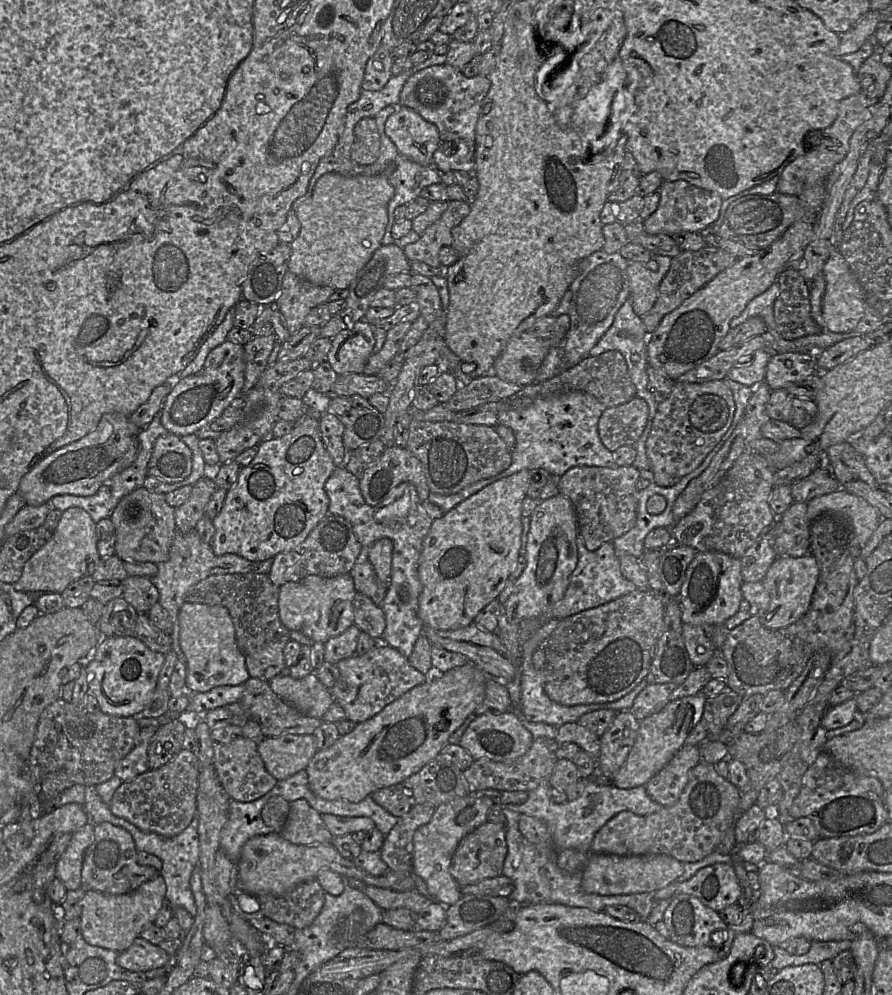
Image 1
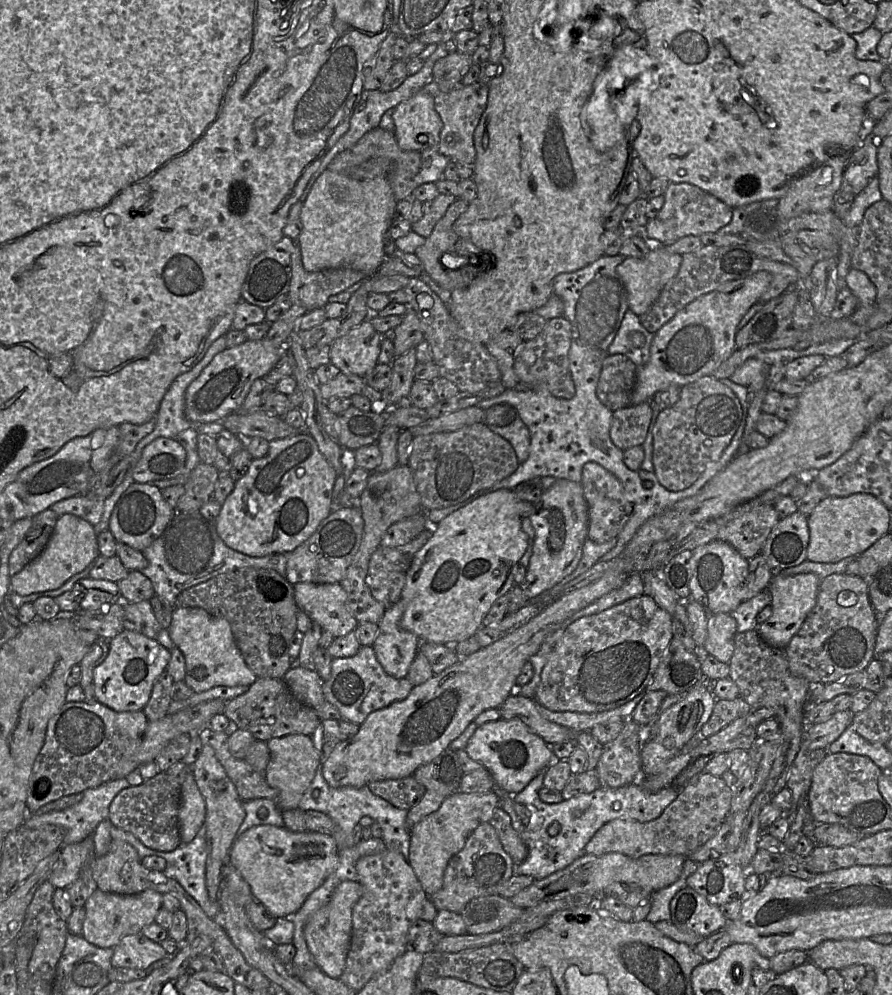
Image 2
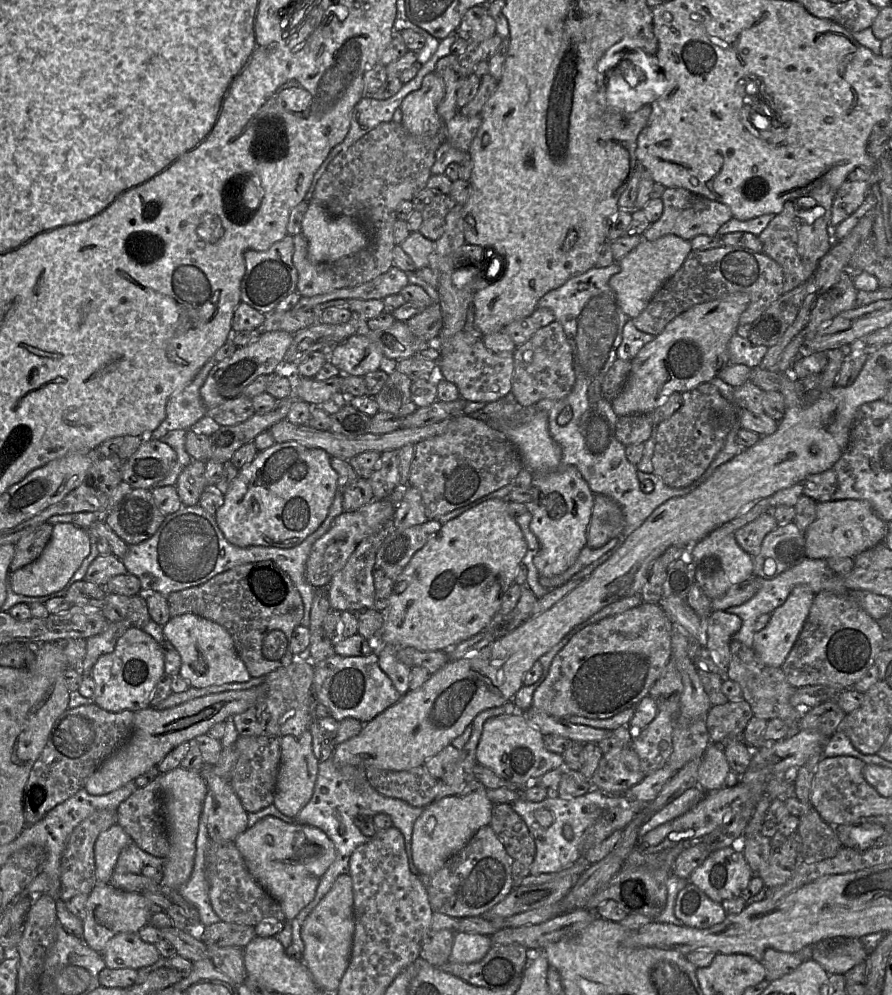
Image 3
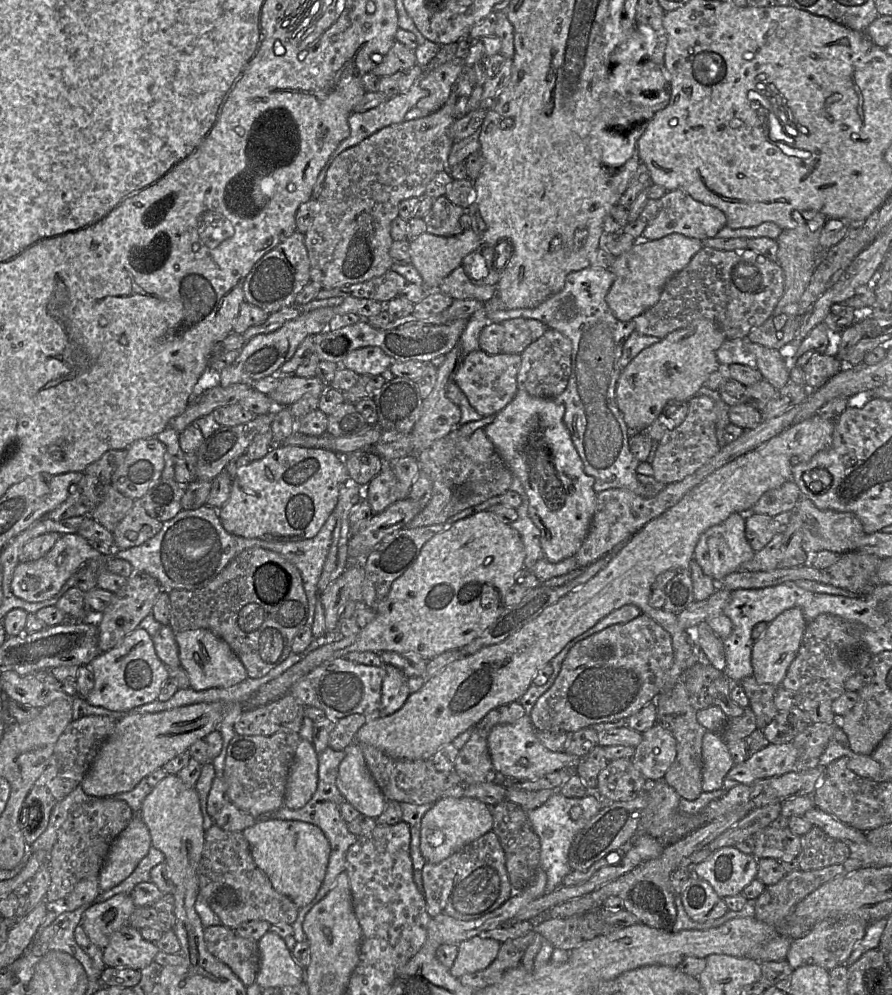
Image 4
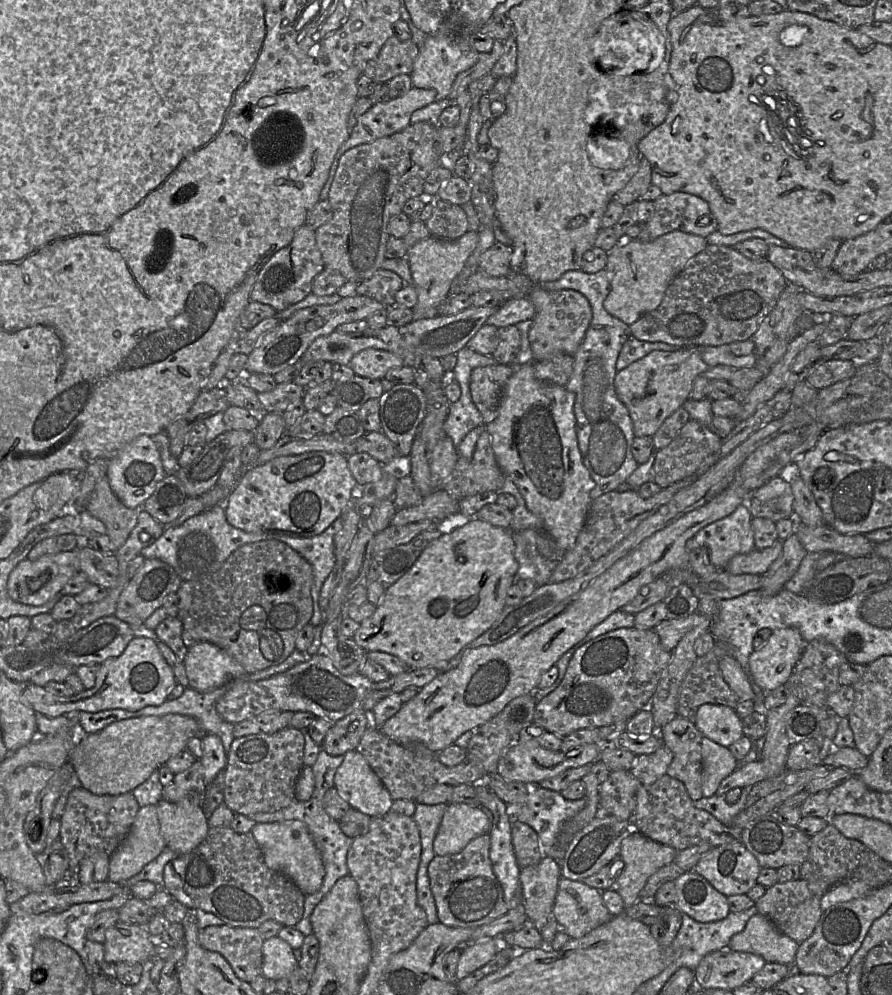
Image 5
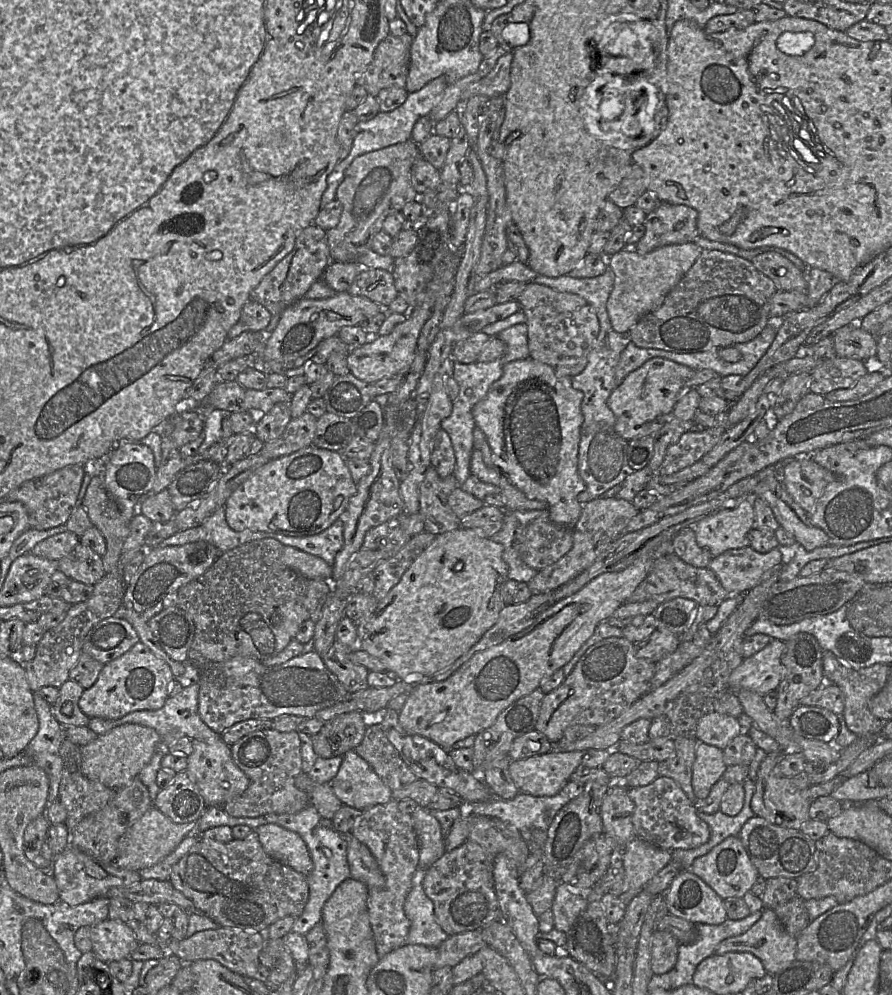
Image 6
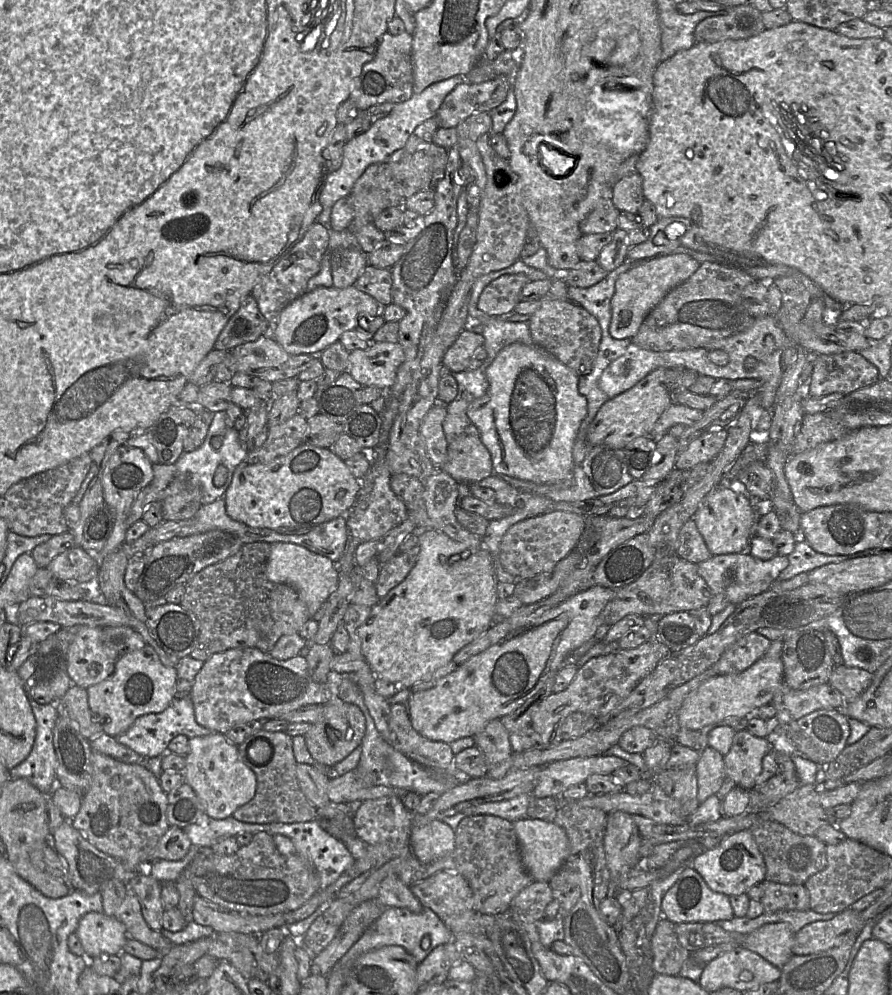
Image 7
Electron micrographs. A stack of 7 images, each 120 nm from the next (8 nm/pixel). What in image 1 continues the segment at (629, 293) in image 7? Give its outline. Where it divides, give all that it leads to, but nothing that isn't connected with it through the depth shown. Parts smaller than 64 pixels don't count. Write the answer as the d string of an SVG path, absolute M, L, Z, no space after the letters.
M653 255L647 262L628 263L631 305L639 317L647 314L655 304L659 285L670 268L671 259L668 256Z

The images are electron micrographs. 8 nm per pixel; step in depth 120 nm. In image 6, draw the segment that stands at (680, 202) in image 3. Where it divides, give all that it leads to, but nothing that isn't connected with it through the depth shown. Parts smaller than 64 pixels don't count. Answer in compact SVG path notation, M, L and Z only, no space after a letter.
M661 202L655 210L646 216L645 233L633 248L639 254L646 254L666 245L695 242L695 238L700 236L697 219L698 212L690 206Z

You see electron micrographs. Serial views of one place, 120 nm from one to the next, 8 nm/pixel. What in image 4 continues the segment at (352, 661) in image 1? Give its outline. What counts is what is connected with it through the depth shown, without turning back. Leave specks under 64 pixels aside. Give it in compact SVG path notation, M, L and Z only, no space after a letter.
M344 657L323 662L295 682L288 694L305 706L322 709L326 716L338 721L351 714L367 717L379 716L382 682L386 675L384 666L355 664Z

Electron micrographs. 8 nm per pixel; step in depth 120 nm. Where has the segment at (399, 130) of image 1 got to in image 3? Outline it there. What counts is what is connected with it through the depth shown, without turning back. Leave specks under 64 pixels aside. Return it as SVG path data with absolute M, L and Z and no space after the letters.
M436 72L427 74L421 87L402 100L400 123L412 135L435 135L443 129L437 109L444 95L445 85L440 75Z

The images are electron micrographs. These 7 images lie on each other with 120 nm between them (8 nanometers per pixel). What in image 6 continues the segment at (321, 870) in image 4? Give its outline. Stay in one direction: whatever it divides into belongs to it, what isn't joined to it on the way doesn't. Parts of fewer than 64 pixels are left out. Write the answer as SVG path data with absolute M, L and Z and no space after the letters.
M264 824L255 829L264 851L273 859L307 876L313 862L303 839L277 824Z

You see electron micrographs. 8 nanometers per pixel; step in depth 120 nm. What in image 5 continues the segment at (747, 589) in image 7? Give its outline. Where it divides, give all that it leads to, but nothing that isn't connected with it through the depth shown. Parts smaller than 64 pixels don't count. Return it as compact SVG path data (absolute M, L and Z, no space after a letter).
M778 539L768 548L754 548L749 553L734 556L728 562L725 570L733 575L763 575L780 556L782 549L783 543Z

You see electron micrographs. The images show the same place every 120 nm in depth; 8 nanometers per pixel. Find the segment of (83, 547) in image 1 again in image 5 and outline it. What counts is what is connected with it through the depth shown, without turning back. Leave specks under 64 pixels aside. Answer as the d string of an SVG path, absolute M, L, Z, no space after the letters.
M78 549L57 554L47 554L35 561L28 558L19 562L11 571L7 590L11 599L31 606L40 606L57 595L68 580L80 572Z

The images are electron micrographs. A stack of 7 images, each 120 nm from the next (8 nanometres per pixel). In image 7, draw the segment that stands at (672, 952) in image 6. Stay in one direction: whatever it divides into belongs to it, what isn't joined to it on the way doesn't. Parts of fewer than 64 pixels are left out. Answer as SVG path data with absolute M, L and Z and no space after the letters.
M661 917L651 938L652 968L655 974L678 975L683 964L690 957L679 942L675 923Z

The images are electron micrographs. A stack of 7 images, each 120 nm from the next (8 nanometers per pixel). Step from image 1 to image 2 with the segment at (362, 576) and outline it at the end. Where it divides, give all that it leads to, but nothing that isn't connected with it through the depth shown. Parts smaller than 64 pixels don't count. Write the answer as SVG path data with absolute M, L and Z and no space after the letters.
M424 529L408 543L397 547L378 546L372 553L365 583L372 596L385 608L401 599L406 572L412 559L431 537Z

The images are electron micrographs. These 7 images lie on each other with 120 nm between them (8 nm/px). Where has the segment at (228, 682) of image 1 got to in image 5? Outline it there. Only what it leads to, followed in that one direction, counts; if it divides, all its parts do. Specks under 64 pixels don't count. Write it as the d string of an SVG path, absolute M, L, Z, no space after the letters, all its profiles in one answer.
M209 642L188 648L183 660L189 686L198 692L209 692L247 674L226 651Z

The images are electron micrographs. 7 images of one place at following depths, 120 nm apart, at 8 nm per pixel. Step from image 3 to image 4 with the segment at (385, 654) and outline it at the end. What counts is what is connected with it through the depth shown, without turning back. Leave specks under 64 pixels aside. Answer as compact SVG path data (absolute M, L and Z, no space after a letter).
M385 664L384 667L386 675L382 682L379 716L388 716L399 710L410 695L408 678L403 672L390 664Z

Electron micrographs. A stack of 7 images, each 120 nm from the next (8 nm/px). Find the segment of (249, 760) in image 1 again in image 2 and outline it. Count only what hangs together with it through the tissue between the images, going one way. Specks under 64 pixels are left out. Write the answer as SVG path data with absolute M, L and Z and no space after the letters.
M203 727L198 732L202 745L211 746L217 760L234 784L242 801L268 798L275 801L276 790L266 781L266 774L255 771L244 759L234 758L228 748L229 736L225 732L215 732Z

